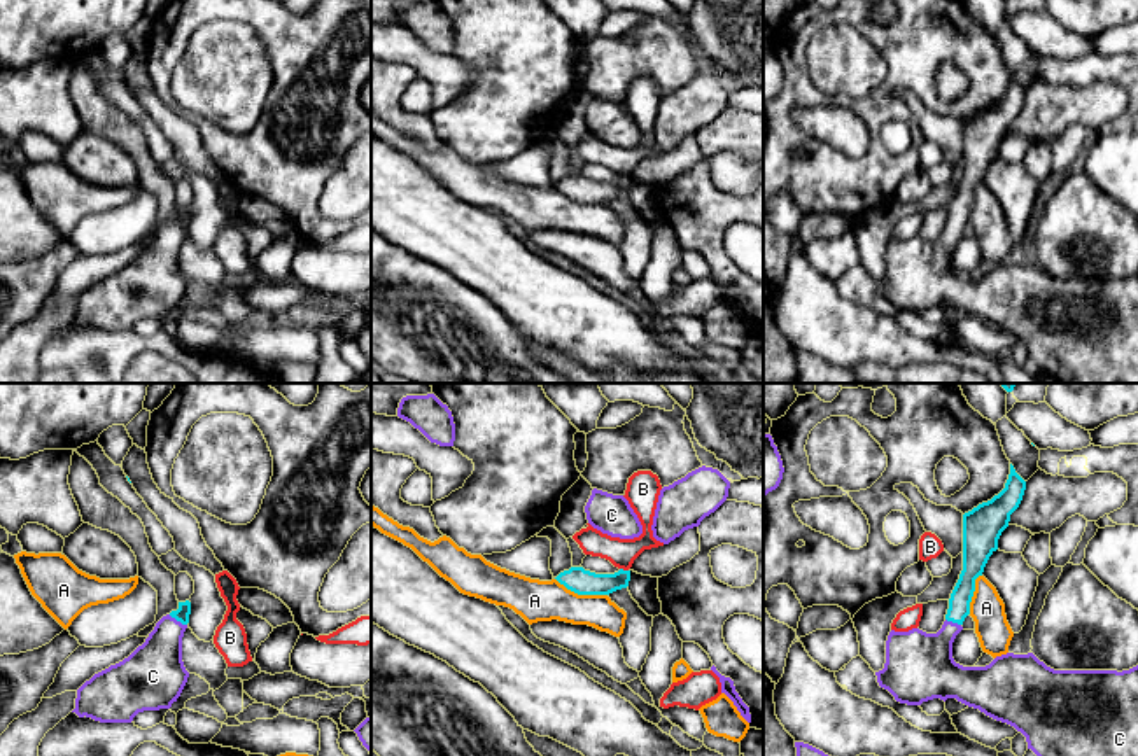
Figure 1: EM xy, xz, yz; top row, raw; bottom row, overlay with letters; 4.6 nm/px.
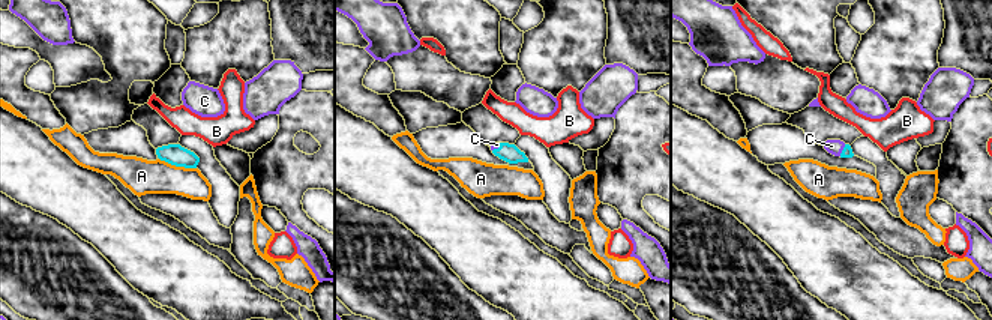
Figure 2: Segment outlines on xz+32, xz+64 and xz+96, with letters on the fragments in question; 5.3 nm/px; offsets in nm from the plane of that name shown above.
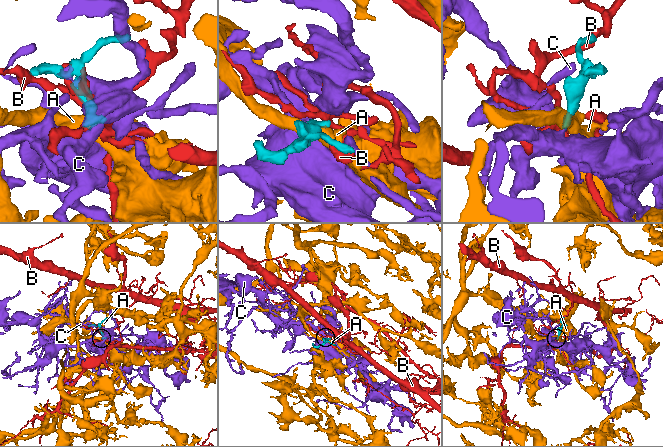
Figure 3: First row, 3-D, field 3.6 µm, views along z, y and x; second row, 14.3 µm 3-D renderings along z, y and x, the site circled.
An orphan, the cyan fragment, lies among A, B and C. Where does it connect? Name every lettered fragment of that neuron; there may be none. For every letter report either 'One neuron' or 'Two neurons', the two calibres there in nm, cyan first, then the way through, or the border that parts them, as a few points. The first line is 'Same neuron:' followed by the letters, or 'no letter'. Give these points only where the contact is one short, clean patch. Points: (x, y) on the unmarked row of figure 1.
Same neuron: C
A: Two neurons. Thickness 120 nm (cyan) against 190 nm. Boundary: xz (555, 186), (578, 202), (606, 203)
B: Two neurons. Thickness 120 nm (cyan) against 130 nm
C: One neuron. Thickness 70 nm (cyan) against 260 nm. Path across: xy (182, 221), (177, 228), (167, 242), (154, 277)

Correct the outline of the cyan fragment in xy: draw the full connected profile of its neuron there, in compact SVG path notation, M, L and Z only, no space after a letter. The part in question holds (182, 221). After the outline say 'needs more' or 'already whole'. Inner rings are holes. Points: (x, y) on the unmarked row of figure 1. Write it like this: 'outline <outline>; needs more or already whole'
outline M179 210L179 217L163 224L128 266L77 298L72 320L100 331L131 331L138 320L170 317L189 285L182 270L189 222L191 210Z; needs more

